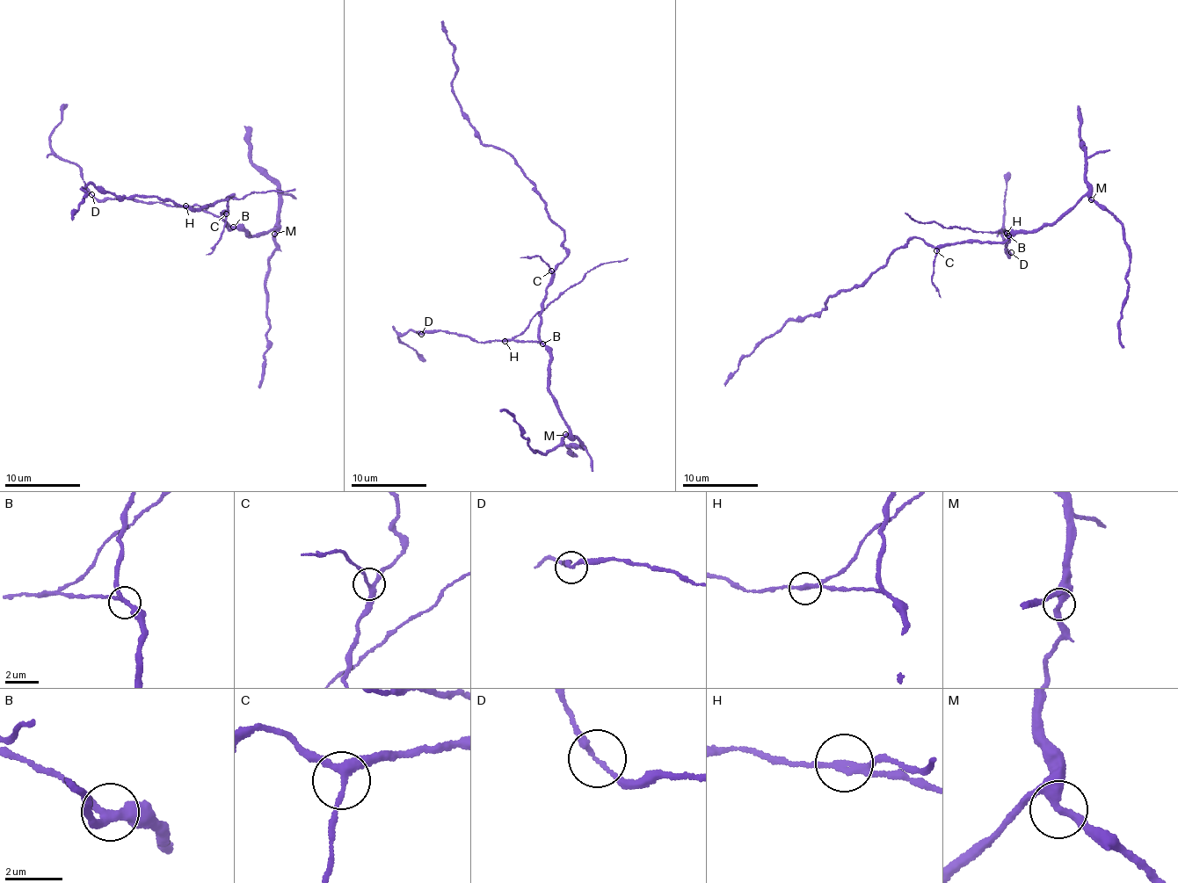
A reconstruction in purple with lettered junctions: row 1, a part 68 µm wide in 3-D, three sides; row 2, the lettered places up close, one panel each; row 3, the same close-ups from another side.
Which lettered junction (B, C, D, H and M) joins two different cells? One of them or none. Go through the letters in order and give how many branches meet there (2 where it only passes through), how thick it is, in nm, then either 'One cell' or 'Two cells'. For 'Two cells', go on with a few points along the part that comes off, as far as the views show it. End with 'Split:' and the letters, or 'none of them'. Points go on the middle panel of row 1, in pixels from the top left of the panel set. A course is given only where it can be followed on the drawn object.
B: Branches: 3. Thickness 280 nm. One cell
C: Branches: 3. Thickness 240 nm. One cell
D: Branches: 2. Thickness 170 nm. One cell
H: Branches: 3. Thickness 180 nm. Two cells. Course of the part to remove: (505, 341), (523, 333), (537, 314), (591, 270), (605, 262), (628, 258)
M: Branches: 3. Thickness 320 nm. One cell
Split: H

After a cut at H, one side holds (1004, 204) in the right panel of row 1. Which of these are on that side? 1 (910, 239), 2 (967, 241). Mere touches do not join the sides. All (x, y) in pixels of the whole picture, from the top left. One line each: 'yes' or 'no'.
1: yes
2: yes

